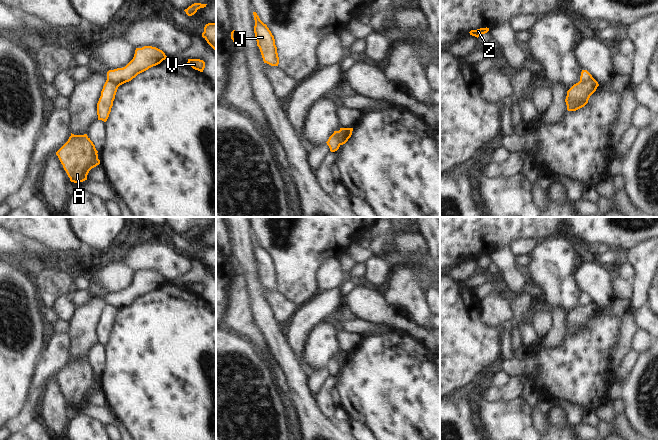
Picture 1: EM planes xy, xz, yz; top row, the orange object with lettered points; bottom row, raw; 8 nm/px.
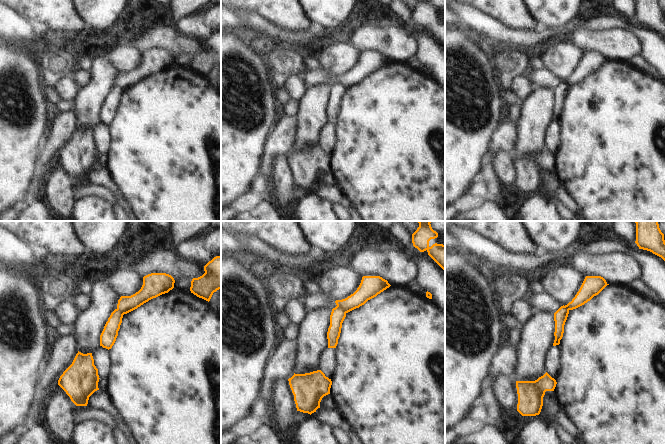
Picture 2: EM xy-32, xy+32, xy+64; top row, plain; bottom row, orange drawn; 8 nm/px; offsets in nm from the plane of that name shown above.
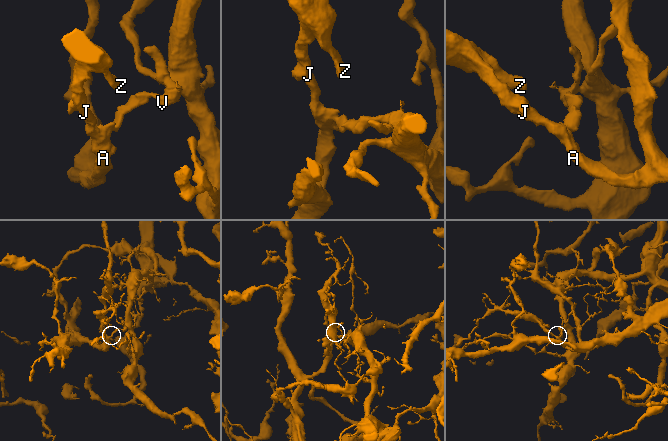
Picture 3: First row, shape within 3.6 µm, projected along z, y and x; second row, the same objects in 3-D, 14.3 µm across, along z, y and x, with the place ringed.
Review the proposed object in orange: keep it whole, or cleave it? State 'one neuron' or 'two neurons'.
two neurons

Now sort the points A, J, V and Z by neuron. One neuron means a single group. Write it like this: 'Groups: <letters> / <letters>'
Groups: A J Z / V

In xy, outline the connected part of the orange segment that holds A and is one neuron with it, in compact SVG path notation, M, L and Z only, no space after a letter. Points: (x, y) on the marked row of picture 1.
M71 133L68 141L56 152L71 182L87 180L89 171L100 164L98 151L87 136Z

